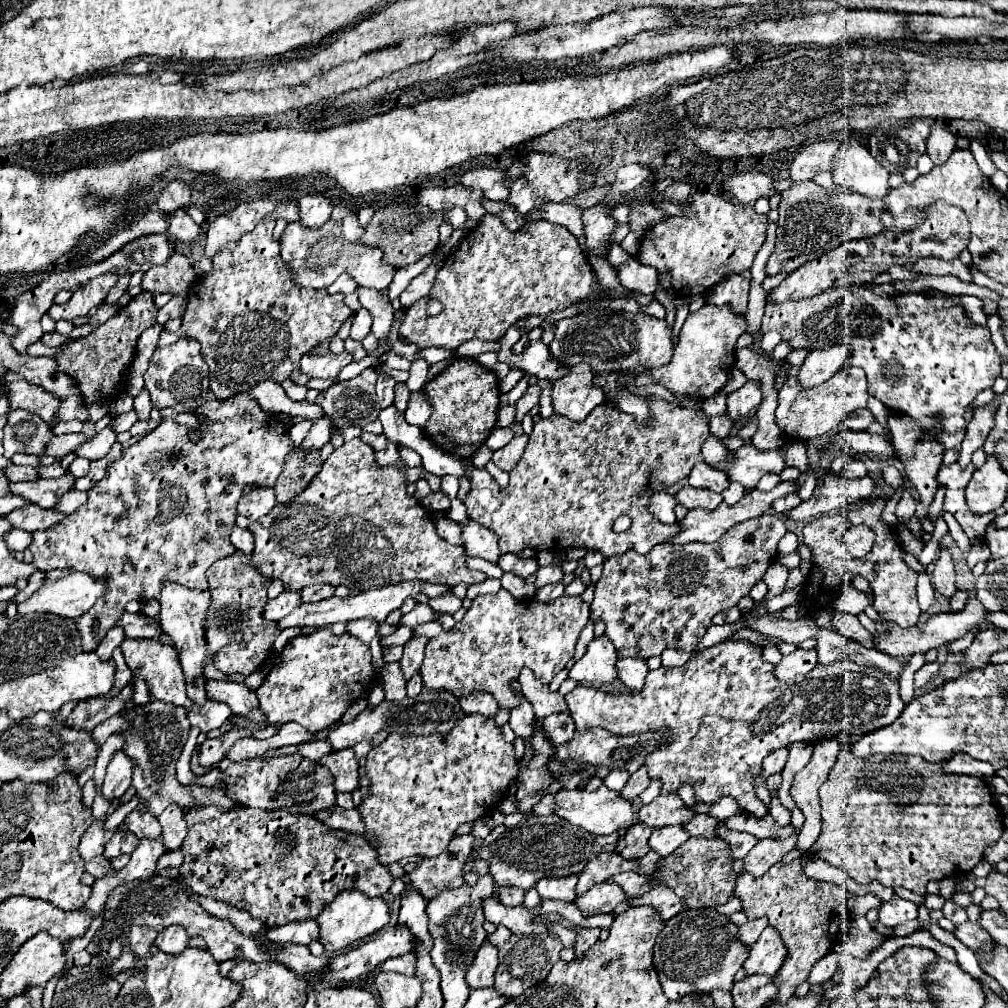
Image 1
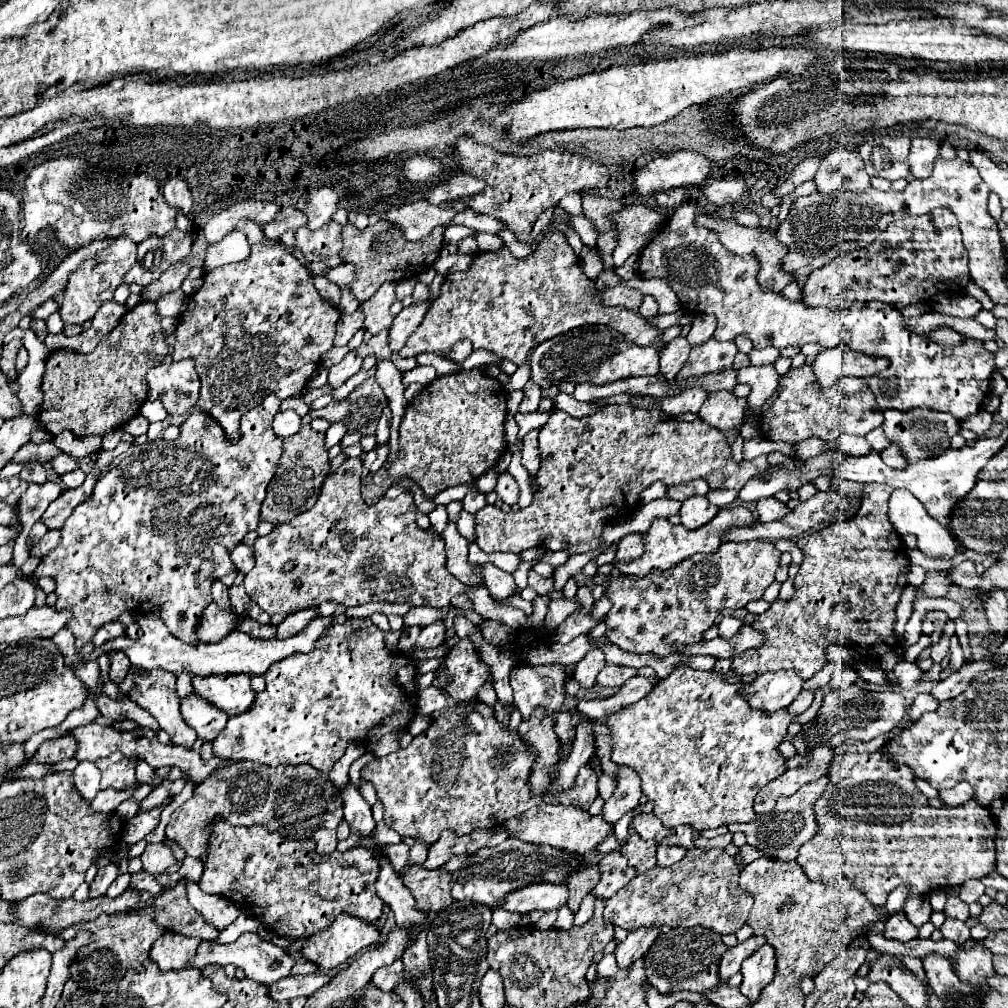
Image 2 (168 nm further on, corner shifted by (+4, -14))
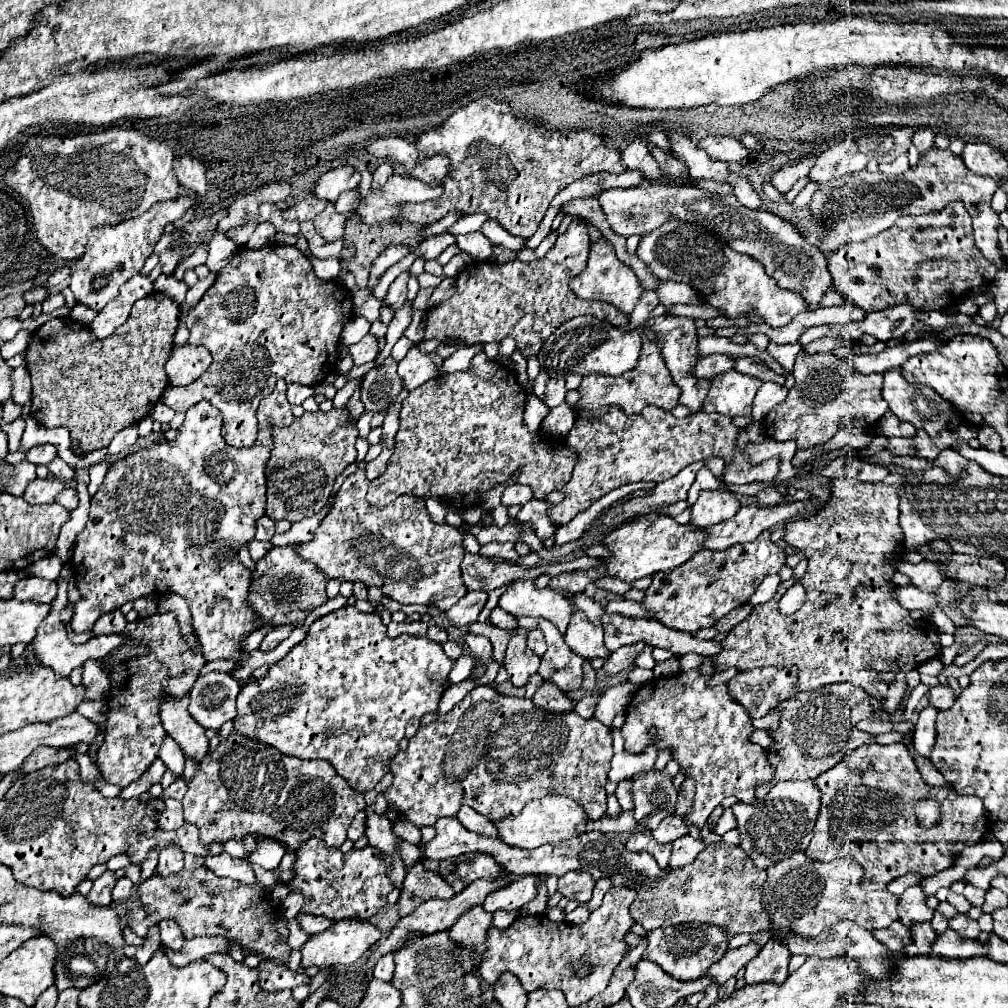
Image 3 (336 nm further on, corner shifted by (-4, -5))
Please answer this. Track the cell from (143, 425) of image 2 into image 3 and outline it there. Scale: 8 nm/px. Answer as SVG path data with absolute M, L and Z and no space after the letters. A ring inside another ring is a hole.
M158 403L154 409L152 409L152 413L150 413L150 417L152 417L152 421L158 421L158 423L170 423L172 421L172 417L174 417L174 411L170 409L170 407L166 407L164 403Z

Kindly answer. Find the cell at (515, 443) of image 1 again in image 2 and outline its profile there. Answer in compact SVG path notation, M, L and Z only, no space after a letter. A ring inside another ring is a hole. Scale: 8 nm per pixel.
M502 472L500 476L498 476L498 482L496 482L496 494L504 500L504 504L508 504L508 506L514 506L516 504L516 500L518 500L518 484L516 484L516 480L512 478L512 474L508 474L508 472Z

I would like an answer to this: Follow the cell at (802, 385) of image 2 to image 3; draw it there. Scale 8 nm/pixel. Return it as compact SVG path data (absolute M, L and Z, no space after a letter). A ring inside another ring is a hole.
M800 351L792 369L794 387L788 391L788 397L770 409L764 419L768 437L774 441L796 441L798 449L812 449L816 445L828 443L844 427L872 427L888 411L886 401L882 401L882 375L862 375L850 367L850 357L840 359L834 353L806 353Z

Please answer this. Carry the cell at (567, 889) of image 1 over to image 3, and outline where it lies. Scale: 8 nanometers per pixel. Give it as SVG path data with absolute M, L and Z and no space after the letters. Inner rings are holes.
M536 875L516 877L508 887L492 891L484 899L482 909L488 911L488 913L494 913L498 909L502 909L502 911L516 911L522 905L526 905L528 901L532 901L536 897L536 891L538 891L538 877Z

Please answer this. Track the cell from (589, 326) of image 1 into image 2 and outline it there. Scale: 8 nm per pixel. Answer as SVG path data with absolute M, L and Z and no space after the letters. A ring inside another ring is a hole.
M582 326L542 342L530 358L530 368L532 368L532 380L542 388L552 384L558 386L560 382L574 382L574 384L590 382L598 386L630 376L660 374L656 346L630 344L620 332L612 330L610 326Z

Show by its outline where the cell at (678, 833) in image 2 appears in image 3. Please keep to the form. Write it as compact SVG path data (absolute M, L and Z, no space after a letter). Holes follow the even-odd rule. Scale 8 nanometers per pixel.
M676 815L666 817L666 819L652 831L652 837L654 837L654 841L658 841L658 843L672 843L674 839L684 837L684 835L688 835L688 827L686 827L684 821L682 821L680 817L676 817Z

